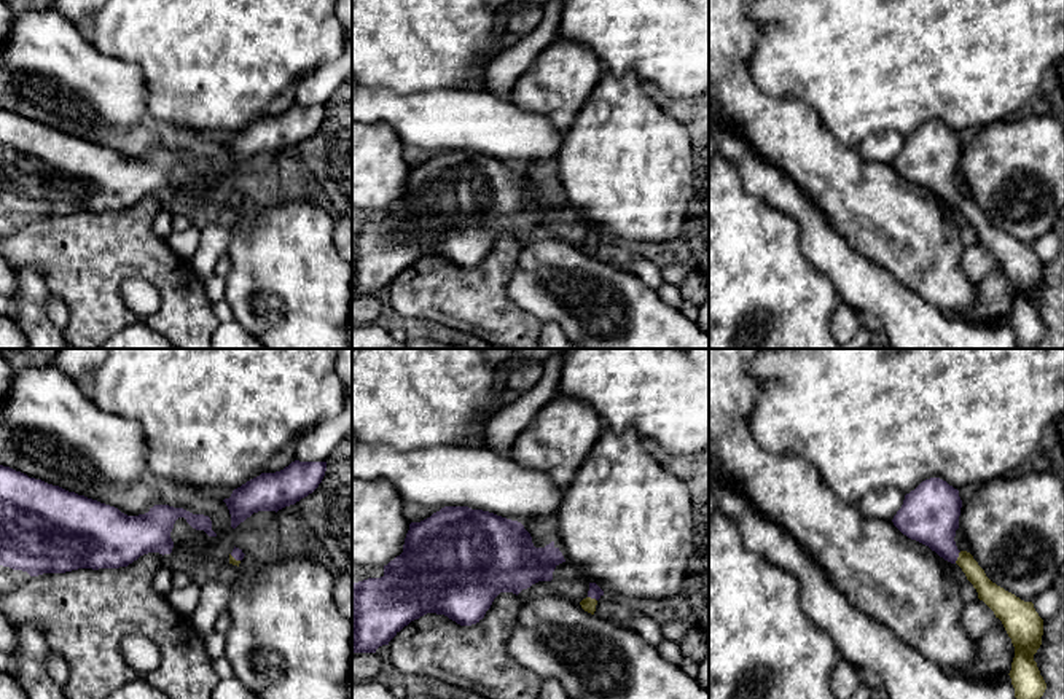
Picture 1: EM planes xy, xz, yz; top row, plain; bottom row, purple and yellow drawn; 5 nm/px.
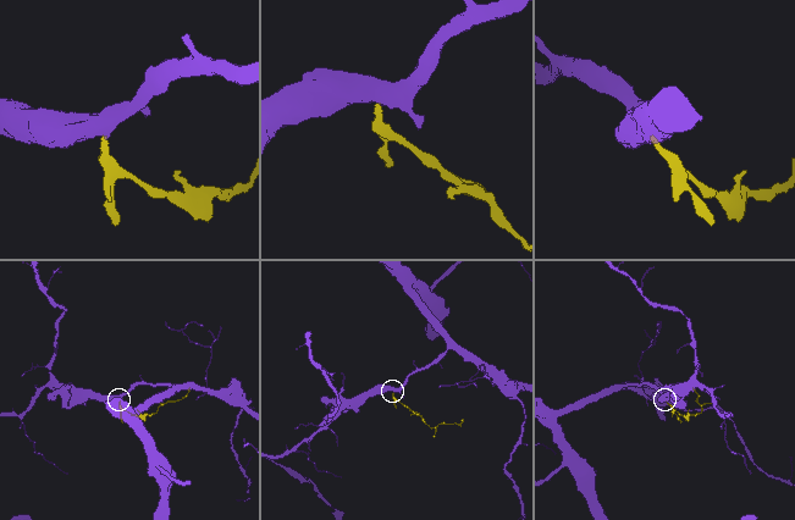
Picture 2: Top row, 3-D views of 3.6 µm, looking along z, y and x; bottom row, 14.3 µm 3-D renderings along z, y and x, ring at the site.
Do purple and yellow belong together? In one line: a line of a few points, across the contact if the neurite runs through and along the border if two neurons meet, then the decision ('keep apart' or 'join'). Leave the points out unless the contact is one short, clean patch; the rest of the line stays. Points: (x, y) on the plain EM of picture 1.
line yz (930, 158), (938, 180), (958, 199), (989, 236); join

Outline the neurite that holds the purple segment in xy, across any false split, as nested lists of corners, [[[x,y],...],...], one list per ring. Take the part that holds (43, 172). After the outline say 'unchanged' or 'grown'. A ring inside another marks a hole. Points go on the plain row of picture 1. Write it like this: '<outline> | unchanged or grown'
[[[0,108],[0,209],[30,220],[78,212],[119,212],[148,196],[170,197],[170,175],[178,161],[185,161],[193,172],[217,180],[210,161],[204,158],[155,148],[145,158],[127,159],[115,150]]] | unchanged

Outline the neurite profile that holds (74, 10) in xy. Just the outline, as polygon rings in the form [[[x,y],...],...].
[[[54,0],[51,8],[64,14],[72,24],[92,19],[107,0]]]

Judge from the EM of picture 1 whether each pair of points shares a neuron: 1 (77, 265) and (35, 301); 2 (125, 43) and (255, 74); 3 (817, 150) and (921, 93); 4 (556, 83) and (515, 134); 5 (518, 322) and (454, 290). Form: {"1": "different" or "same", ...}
{"1": "different", "2": "same", "3": "different", "4": "different", "5": "same"}

